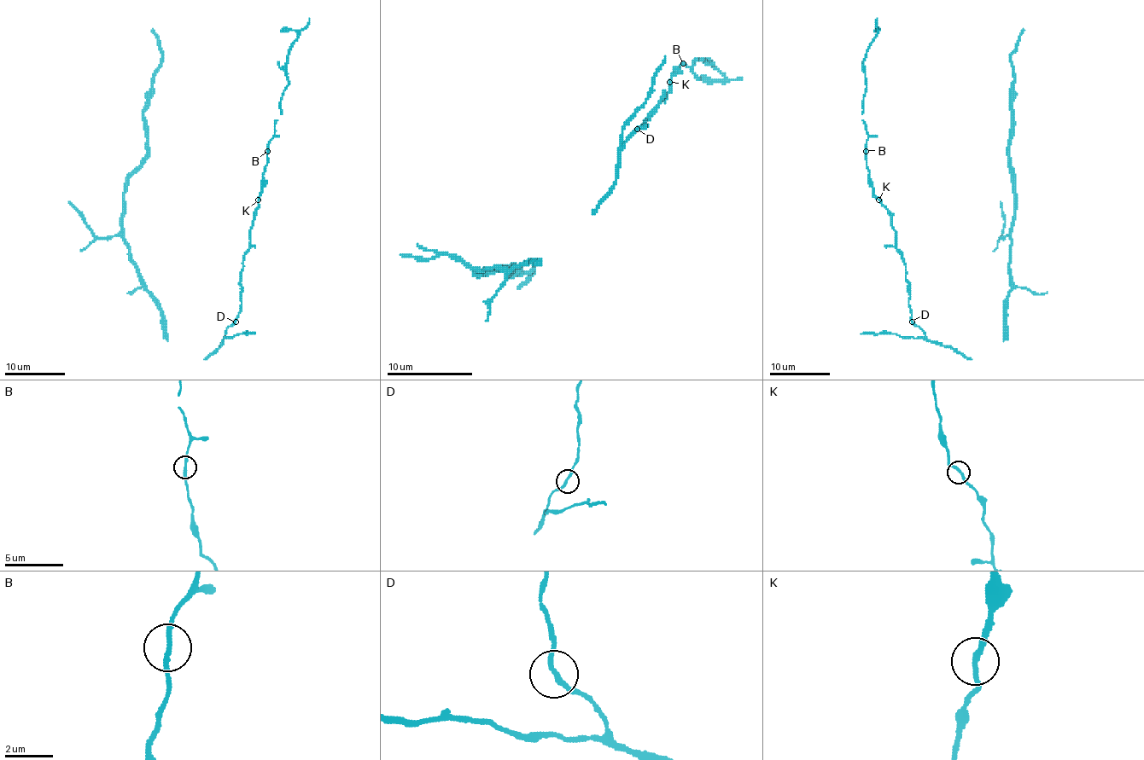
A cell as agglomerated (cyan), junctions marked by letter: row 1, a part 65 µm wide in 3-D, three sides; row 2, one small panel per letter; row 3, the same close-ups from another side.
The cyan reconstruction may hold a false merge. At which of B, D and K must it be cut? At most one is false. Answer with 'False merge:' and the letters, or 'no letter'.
False merge: no letter

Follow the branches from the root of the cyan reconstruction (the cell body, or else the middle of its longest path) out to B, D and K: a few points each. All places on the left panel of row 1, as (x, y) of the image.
B: (211, 353), (222, 344), (224, 331), (240, 311), (242, 258), (250, 248), (253, 211), (262, 188), (267, 150)
D: (211, 353), (222, 344), (224, 331), (236, 321)
K: (211, 353), (222, 344), (224, 331), (240, 311), (242, 258), (250, 248), (250, 230), (258, 200)

